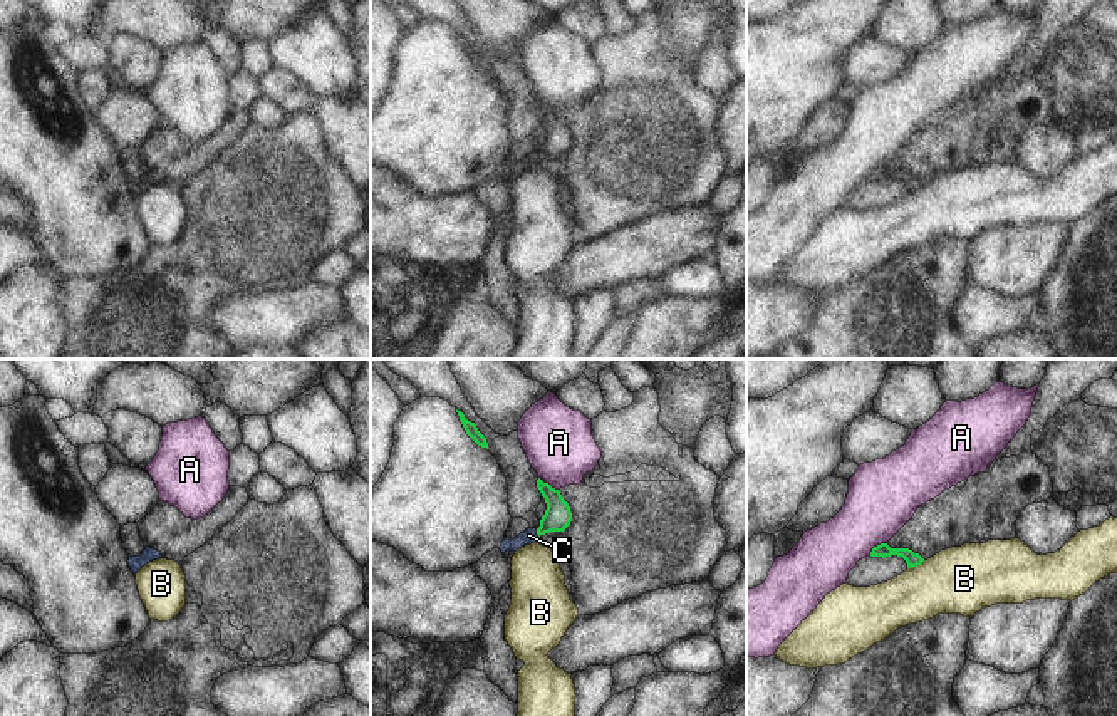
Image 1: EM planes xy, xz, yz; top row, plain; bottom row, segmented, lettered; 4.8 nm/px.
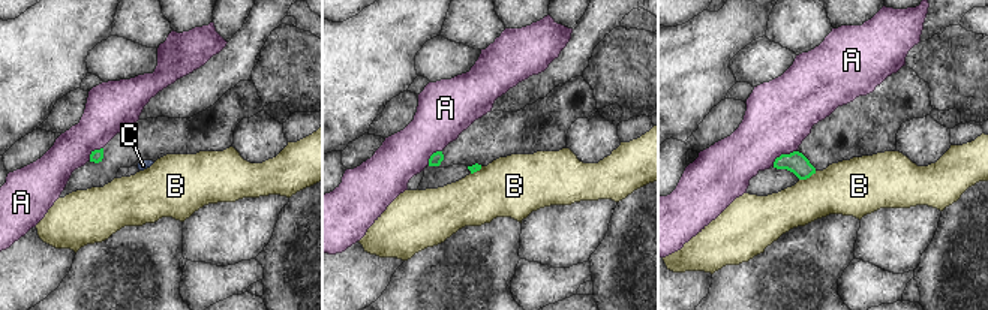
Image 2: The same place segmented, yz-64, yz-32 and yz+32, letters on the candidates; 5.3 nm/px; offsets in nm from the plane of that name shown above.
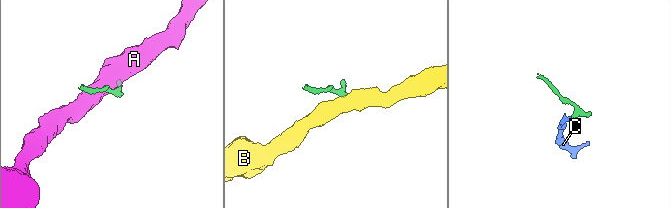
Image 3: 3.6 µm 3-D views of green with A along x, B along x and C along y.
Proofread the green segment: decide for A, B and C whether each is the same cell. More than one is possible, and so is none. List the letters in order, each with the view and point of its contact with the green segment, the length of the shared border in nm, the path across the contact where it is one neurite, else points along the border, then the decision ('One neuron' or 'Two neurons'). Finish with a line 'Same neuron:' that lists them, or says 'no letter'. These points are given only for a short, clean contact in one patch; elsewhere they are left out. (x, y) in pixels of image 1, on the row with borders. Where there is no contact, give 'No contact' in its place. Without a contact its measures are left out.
A: Touches green at yz (876, 547). Shared border 110 nm. Boundary: yz (886, 542), (881, 542), (869, 554). Two neurons
B: Touches green at yz (916, 565). Shared border 100 nm. Boundary: yz (924, 560), (908, 569). Two neurons
C: Touches green at xz (537, 532). Shared border 40 nm. Path across: xz (557, 517), (537, 532), (529, 535). One neuron
Same neuron: C.

